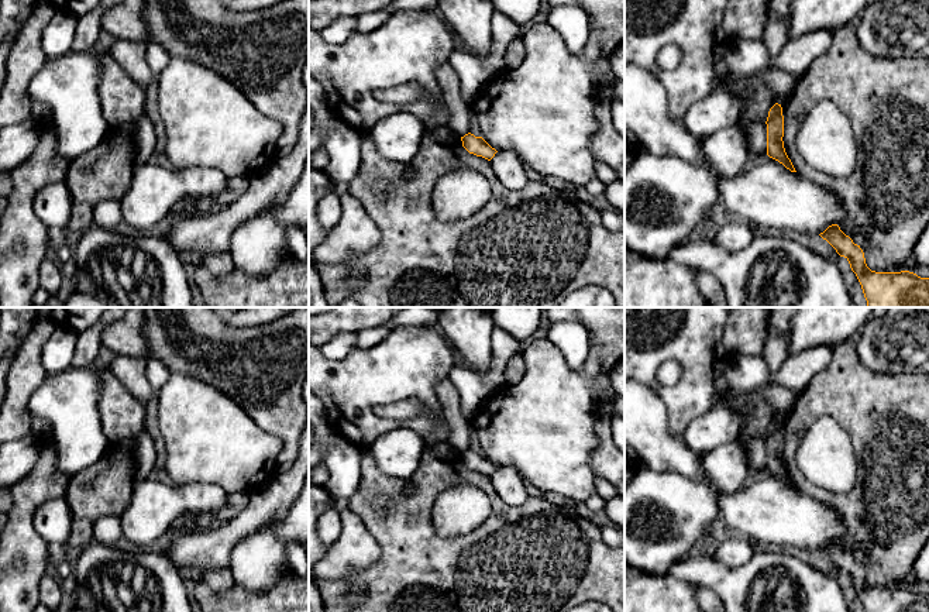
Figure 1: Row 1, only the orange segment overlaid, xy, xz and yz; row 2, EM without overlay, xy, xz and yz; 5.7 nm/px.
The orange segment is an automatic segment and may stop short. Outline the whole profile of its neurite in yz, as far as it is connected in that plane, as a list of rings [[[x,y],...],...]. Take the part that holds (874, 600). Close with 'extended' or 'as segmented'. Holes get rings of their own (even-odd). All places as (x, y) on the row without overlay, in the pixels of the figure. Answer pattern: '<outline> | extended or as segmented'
[[[837,540],[829,541],[819,550],[840,573],[844,573],[856,589],[864,612],[929,612],[929,594],[913,588],[875,588],[871,587],[860,561],[846,551]]] | as segmented

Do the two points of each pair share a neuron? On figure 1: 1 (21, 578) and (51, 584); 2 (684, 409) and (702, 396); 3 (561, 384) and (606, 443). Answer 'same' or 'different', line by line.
1: different
2: same
3: different

